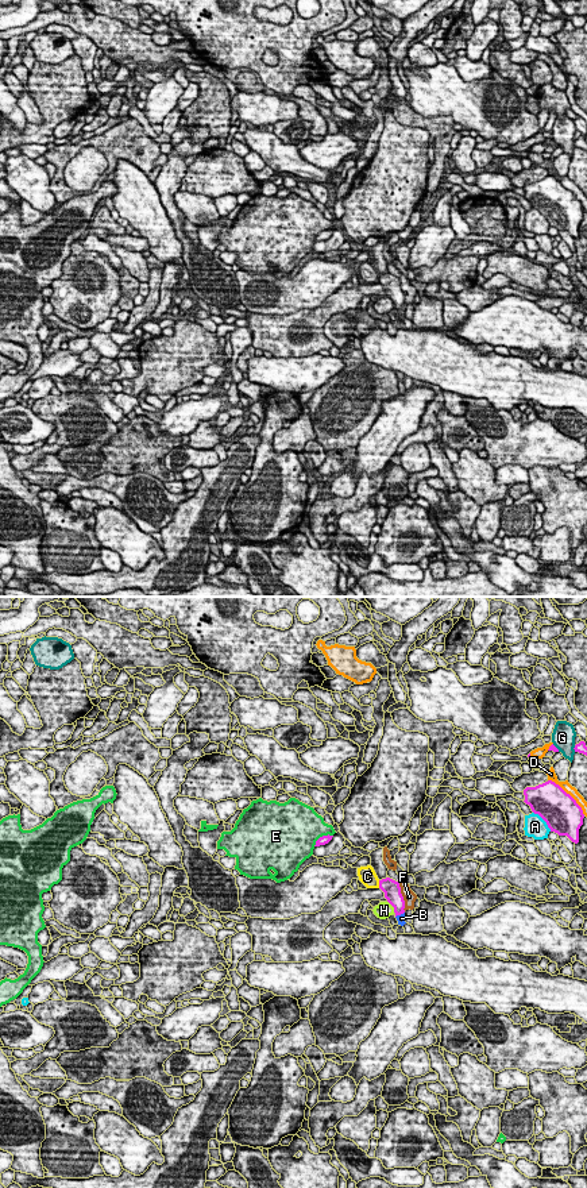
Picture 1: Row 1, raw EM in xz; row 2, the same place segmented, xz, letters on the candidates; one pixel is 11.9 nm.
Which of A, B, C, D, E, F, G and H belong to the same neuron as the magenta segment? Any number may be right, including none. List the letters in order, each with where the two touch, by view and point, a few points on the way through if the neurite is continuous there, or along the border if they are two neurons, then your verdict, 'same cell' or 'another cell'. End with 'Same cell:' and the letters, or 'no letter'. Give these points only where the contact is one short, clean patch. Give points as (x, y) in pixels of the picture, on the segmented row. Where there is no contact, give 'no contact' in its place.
A: xz (544, 820) | another cell
B: xz (400, 914) | along xz (404, 911), (396, 917) | another cell
C: xz (379, 884) | another cell
D: xz (568, 794) | another cell
E: xz (321, 837) | another cell
F: xz (402, 897) | along xz (398, 883), (405, 910) | another cell
G: xz (556, 748) | another cell
H: xz (392, 905) | another cell
Same cell: no letter

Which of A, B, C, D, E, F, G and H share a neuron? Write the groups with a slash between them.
A / B F / C / D / E / G / H

